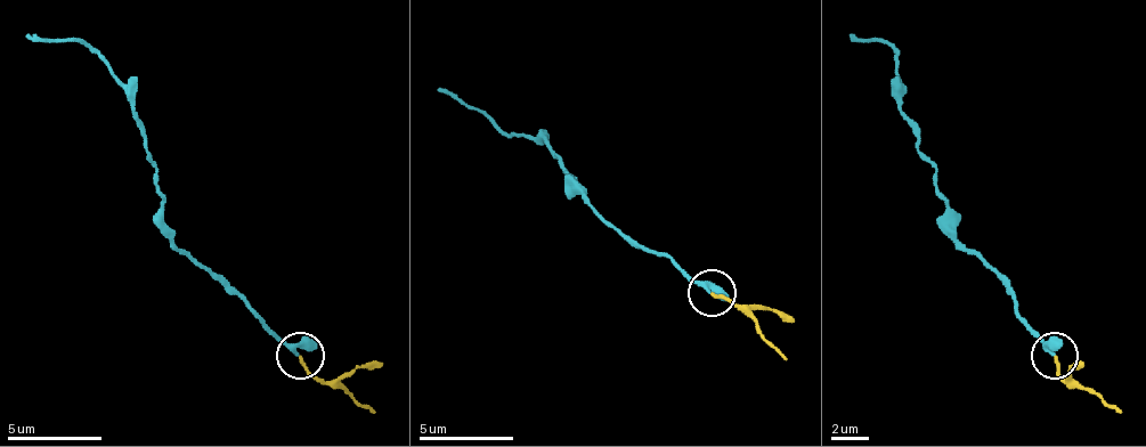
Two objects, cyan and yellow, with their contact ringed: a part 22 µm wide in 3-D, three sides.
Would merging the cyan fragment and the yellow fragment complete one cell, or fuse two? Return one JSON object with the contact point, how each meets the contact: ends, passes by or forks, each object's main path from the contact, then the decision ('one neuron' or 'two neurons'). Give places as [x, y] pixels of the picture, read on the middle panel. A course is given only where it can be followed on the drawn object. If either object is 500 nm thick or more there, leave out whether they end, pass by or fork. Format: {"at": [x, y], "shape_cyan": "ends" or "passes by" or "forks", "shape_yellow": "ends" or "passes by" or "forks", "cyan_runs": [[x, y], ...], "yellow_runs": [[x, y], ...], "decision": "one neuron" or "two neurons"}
{"at": [712, 293], "shape_cyan": "passes by", "shape_yellow": "ends", "cyan_runs": [[708, 294], [666, 257], [633, 246], [580, 195], [543, 138], [495, 123], [439, 86]], "yellow_runs": [[713, 294], [737, 303], [788, 360]], "decision": "one neuron"}

